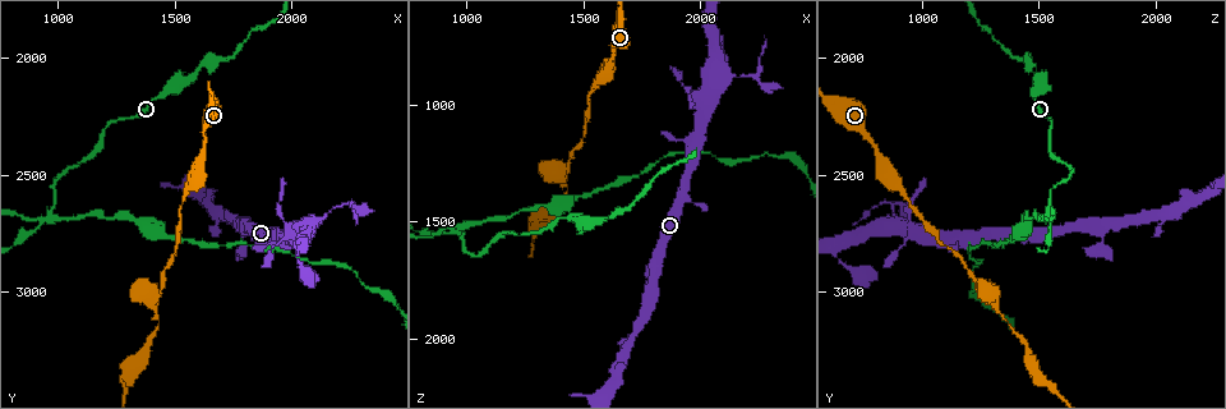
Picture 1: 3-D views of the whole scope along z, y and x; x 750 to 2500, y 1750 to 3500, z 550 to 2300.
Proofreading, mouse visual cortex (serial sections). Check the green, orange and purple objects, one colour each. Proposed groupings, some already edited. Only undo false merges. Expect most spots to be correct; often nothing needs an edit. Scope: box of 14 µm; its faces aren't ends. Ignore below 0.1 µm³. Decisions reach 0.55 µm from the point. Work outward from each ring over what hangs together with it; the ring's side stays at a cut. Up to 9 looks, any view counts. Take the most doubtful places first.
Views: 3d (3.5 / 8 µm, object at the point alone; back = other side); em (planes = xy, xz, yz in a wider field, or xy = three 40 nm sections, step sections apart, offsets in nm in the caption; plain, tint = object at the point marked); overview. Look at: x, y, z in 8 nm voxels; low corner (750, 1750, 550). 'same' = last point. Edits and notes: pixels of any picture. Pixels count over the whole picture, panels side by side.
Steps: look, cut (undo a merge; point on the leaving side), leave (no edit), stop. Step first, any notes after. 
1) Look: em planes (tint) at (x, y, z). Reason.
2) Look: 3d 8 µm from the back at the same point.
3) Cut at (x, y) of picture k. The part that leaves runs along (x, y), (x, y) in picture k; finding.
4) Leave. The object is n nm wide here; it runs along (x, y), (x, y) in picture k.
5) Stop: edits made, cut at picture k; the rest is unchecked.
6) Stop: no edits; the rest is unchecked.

Look: em xy step 3 (tint) at (970, 2650, 1540). Arms run side by side.

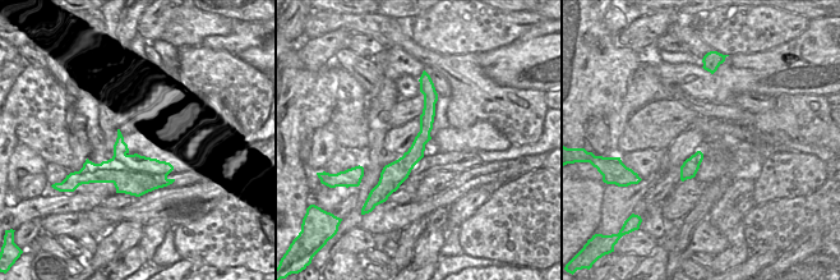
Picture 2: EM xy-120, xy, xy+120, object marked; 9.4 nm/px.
Look: 3d 3.5 µm at the same point.

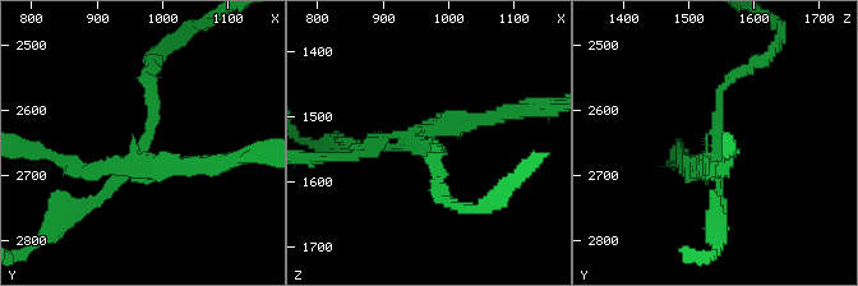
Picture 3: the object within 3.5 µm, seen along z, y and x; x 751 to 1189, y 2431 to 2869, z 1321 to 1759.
Cut at (164, 164) of picture 3. The object is 170 nm wide here; the part that leaves runs along (130, 160), (248, 156) in picture 3; a second cell is stuck on.

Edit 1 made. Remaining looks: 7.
Look: overview. See it whole again.

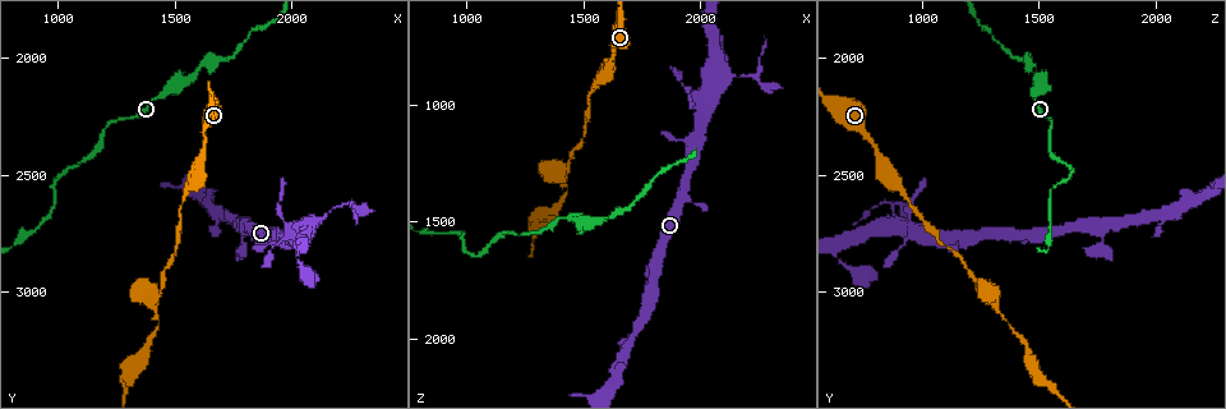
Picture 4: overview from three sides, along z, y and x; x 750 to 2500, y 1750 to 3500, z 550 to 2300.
Look: 3d 8 µm at (2230, 2630, 870). Sharp bend.

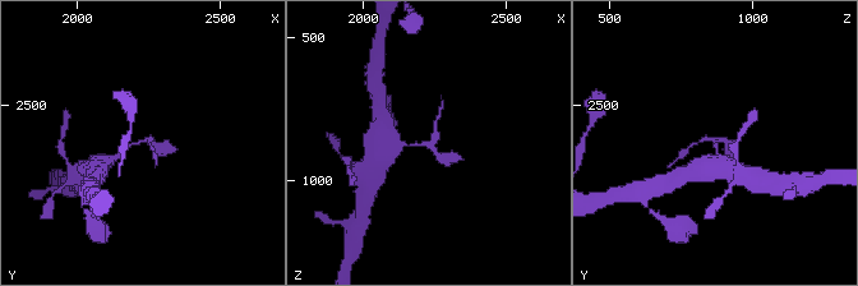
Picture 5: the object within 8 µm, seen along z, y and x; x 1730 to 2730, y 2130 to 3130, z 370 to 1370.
Look: 3d 3.5 µm at (2240, 2620, 880).

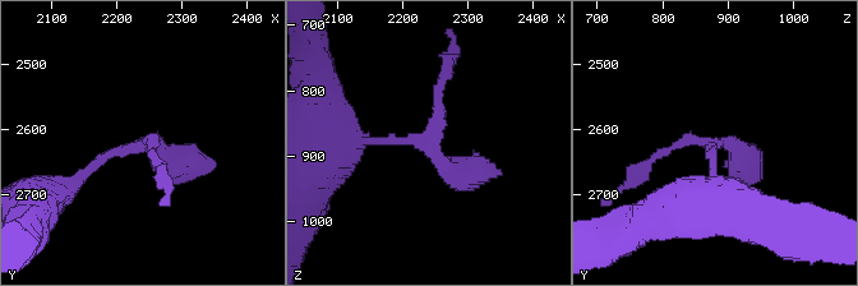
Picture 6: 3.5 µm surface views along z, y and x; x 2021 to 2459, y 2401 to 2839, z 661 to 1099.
Look: em xy step 2 (tint) at (2230, 2620, 875). Now the EM.

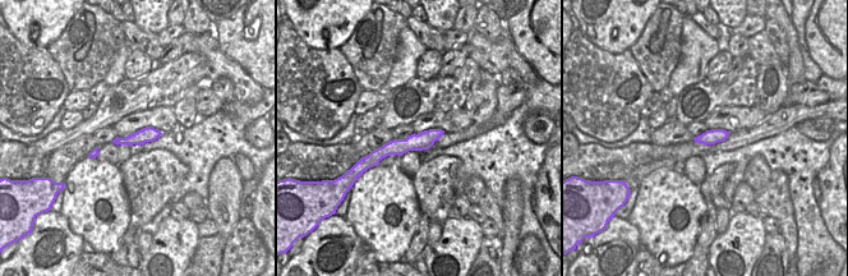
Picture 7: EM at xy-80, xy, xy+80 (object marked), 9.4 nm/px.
Cut at (728, 143) of picture 6. The object is 170 nm wide here; the part that leaves runs along (713, 156), (713, 144), (733, 144), (746, 164) in picture 6; two cells meet here.

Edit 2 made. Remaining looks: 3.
Look: 3d 3.5 µm at (1550, 2100, 1490). Thick turns thin.

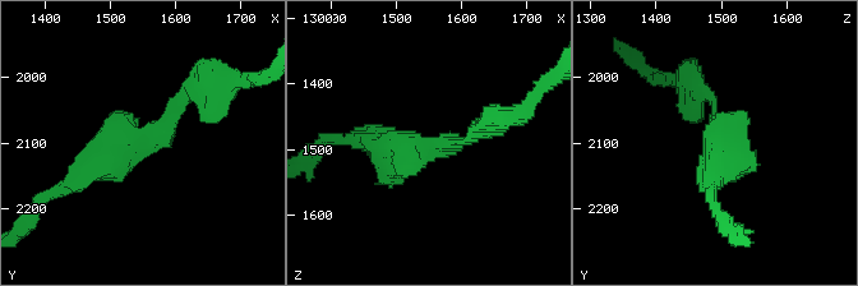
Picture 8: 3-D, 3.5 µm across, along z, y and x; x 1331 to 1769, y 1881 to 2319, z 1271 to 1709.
Look: em planes (tint) at (1560, 2095, 1495). The arms are 150, 350 nm wide.

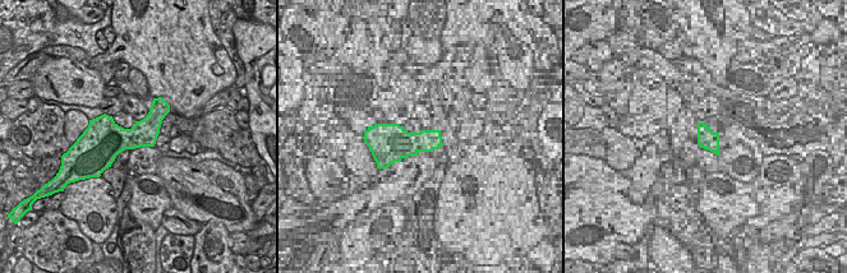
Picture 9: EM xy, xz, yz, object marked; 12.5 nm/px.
Leave. One cell here.

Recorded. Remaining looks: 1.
Stop: edits made, cut at picture 3, cut at picture 6; the rest is unchecked.

